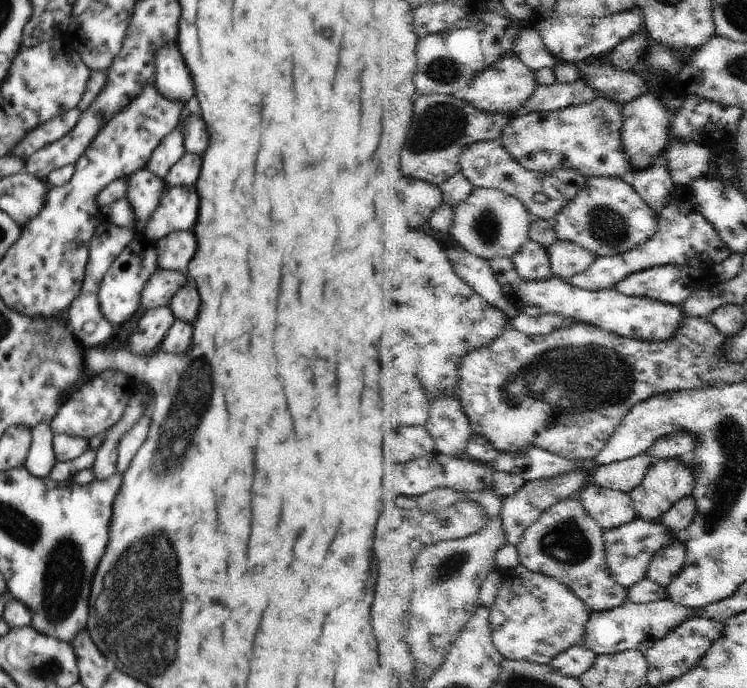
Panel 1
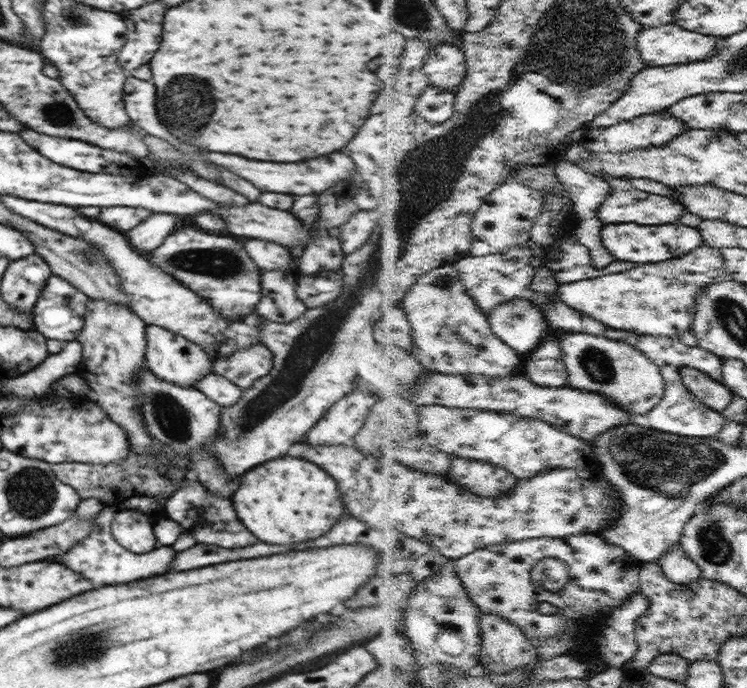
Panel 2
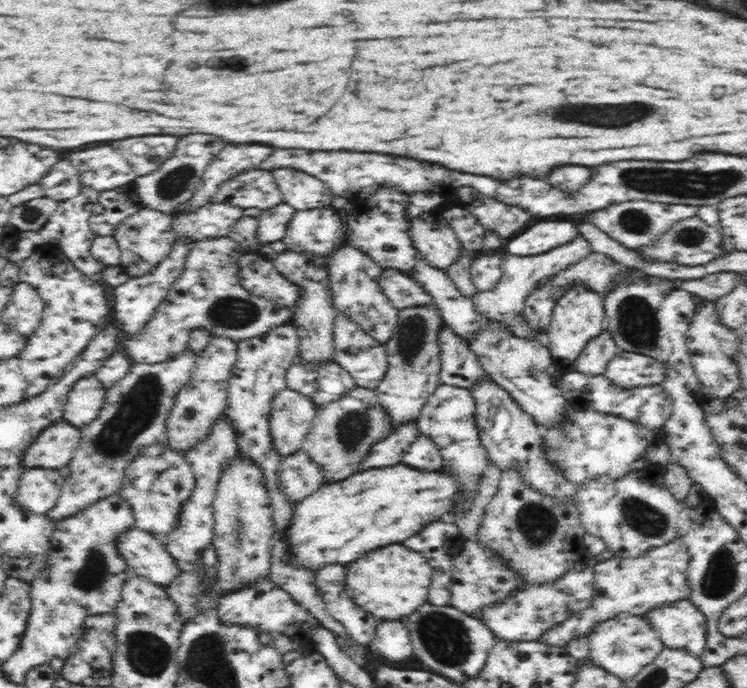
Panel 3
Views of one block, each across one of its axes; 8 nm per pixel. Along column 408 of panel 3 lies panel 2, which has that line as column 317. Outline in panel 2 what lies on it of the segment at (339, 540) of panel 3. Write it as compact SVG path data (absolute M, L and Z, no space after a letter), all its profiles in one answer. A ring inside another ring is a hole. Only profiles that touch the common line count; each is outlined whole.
M282 456L278 460L270 460L266 464L260 464L258 468L252 468L246 472L240 480L240 488L232 496L232 504L238 512L238 518L242 524L262 542L266 544L296 544L296 542L306 542L322 536L326 530L330 530L336 524L336 518L344 516L344 504L338 492L336 482L322 472L316 464L310 464L306 460Z

